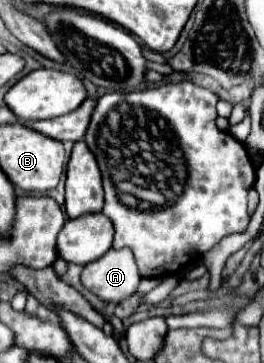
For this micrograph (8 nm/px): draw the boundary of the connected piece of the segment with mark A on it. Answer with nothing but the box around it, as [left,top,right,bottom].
[80,248,142,304]

